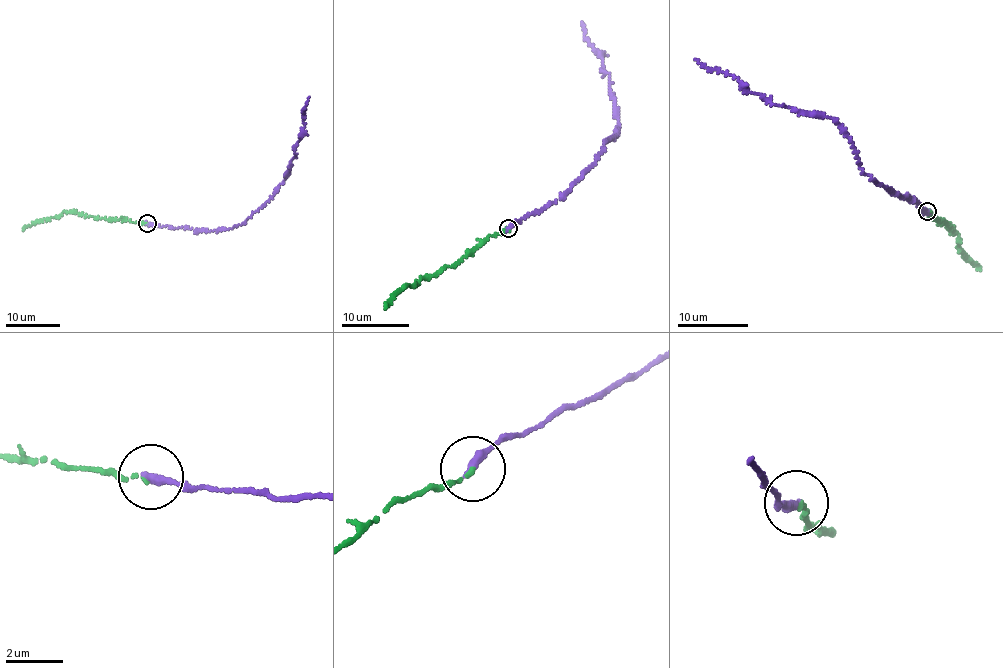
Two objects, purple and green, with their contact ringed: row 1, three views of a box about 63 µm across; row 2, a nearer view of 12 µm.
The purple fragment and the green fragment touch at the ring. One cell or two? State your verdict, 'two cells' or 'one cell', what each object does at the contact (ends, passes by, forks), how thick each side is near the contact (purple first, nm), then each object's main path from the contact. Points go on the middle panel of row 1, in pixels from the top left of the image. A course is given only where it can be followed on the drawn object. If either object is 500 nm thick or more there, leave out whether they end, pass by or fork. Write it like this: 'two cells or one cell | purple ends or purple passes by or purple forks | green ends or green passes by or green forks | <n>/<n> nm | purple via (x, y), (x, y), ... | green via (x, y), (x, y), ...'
one cell | purple ends | green ends | 320/140 nm | purple via (508, 229), (568, 191), (604, 141), (615, 136), (608, 74), (585, 39), (582, 21) | green via (508, 229), (490, 236), (458, 263), (406, 287), (386, 308)

